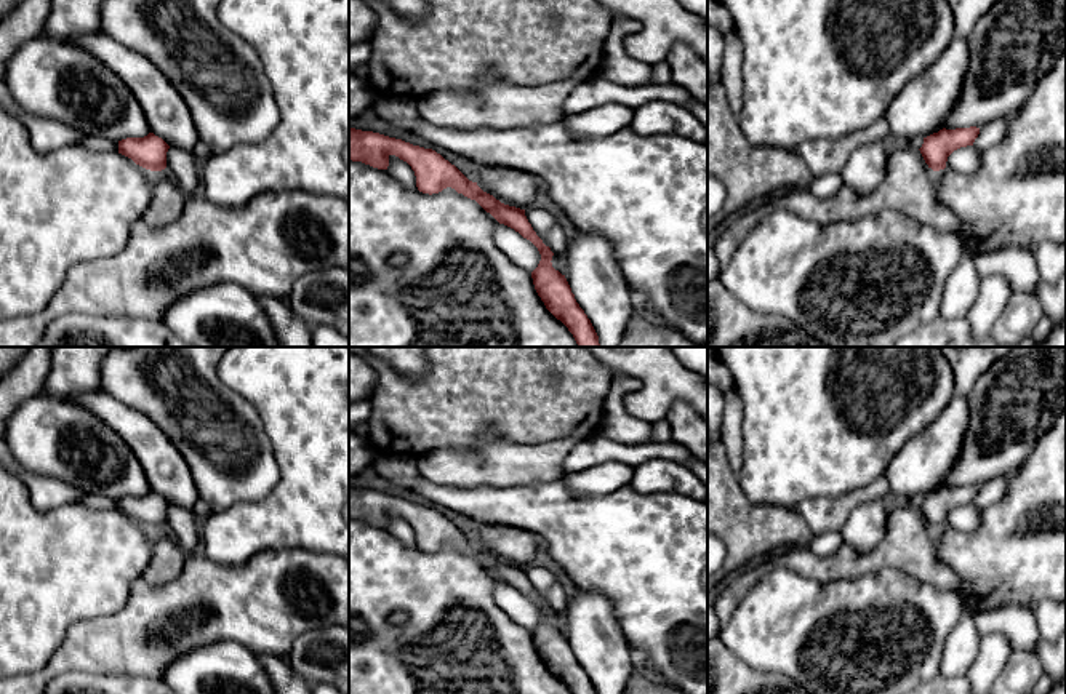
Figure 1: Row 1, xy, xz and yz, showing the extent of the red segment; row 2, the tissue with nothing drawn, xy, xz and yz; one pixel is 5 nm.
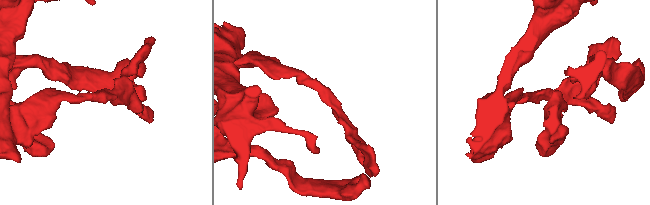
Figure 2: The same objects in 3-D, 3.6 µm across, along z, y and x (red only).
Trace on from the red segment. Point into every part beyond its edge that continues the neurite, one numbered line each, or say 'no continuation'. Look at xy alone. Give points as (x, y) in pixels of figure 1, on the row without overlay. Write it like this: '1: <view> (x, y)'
1: xy (167, 558)

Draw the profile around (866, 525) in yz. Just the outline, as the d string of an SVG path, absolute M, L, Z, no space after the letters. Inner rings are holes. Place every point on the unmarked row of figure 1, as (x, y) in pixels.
M874 501L853 509L839 531L842 542L861 553L877 547L887 534L890 505L890 501Z

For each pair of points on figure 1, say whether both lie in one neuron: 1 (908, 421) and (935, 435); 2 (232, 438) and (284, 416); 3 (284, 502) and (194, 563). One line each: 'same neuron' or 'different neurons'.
1: different neurons
2: different neurons
3: different neurons

